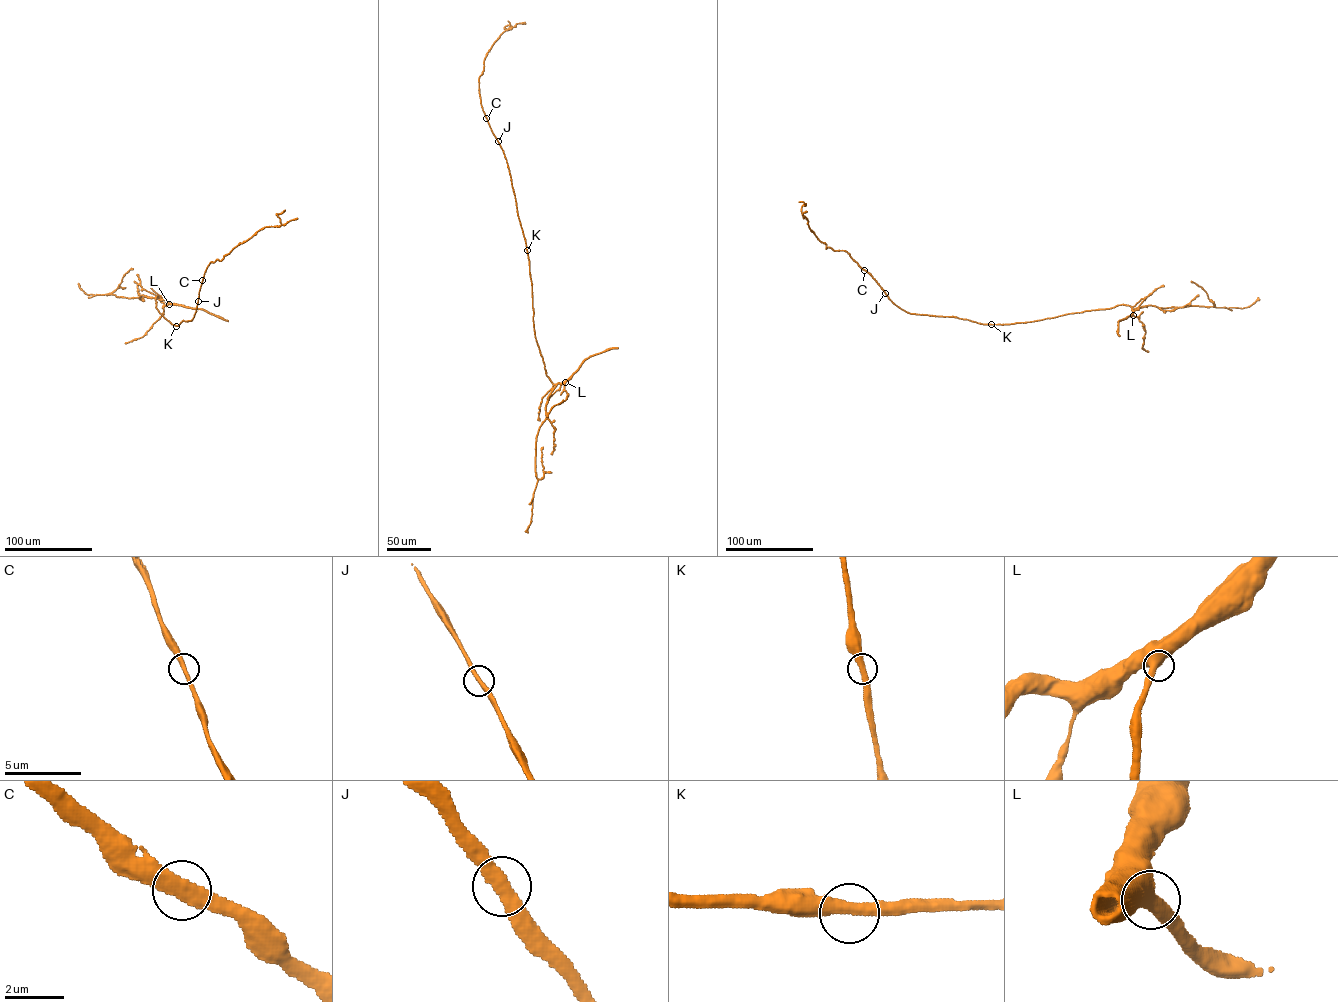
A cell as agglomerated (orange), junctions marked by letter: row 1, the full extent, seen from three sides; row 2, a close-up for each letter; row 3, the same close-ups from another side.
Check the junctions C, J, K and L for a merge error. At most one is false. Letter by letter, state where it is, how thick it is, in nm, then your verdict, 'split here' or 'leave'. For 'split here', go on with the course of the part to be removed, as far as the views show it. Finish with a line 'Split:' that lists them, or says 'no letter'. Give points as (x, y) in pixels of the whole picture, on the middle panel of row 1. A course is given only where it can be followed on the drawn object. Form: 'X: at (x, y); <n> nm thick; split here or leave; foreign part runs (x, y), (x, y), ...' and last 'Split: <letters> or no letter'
C: at (486, 118); 400 nm thick; leave
J: at (498, 141); 360 nm thick; leave
K: at (527, 250); 400 nm thick; leave
L: at (565, 382); 550 nm thick; leave
Split: no letter

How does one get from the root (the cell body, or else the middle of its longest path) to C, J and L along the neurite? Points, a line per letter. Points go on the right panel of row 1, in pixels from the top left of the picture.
C: (991, 324), (907, 313), (890, 300), (864, 270)
J: (991, 324), (908, 313), (885, 293)
L: (991, 324), (1037, 321), (1122, 304), (1131, 307), (1133, 315)

